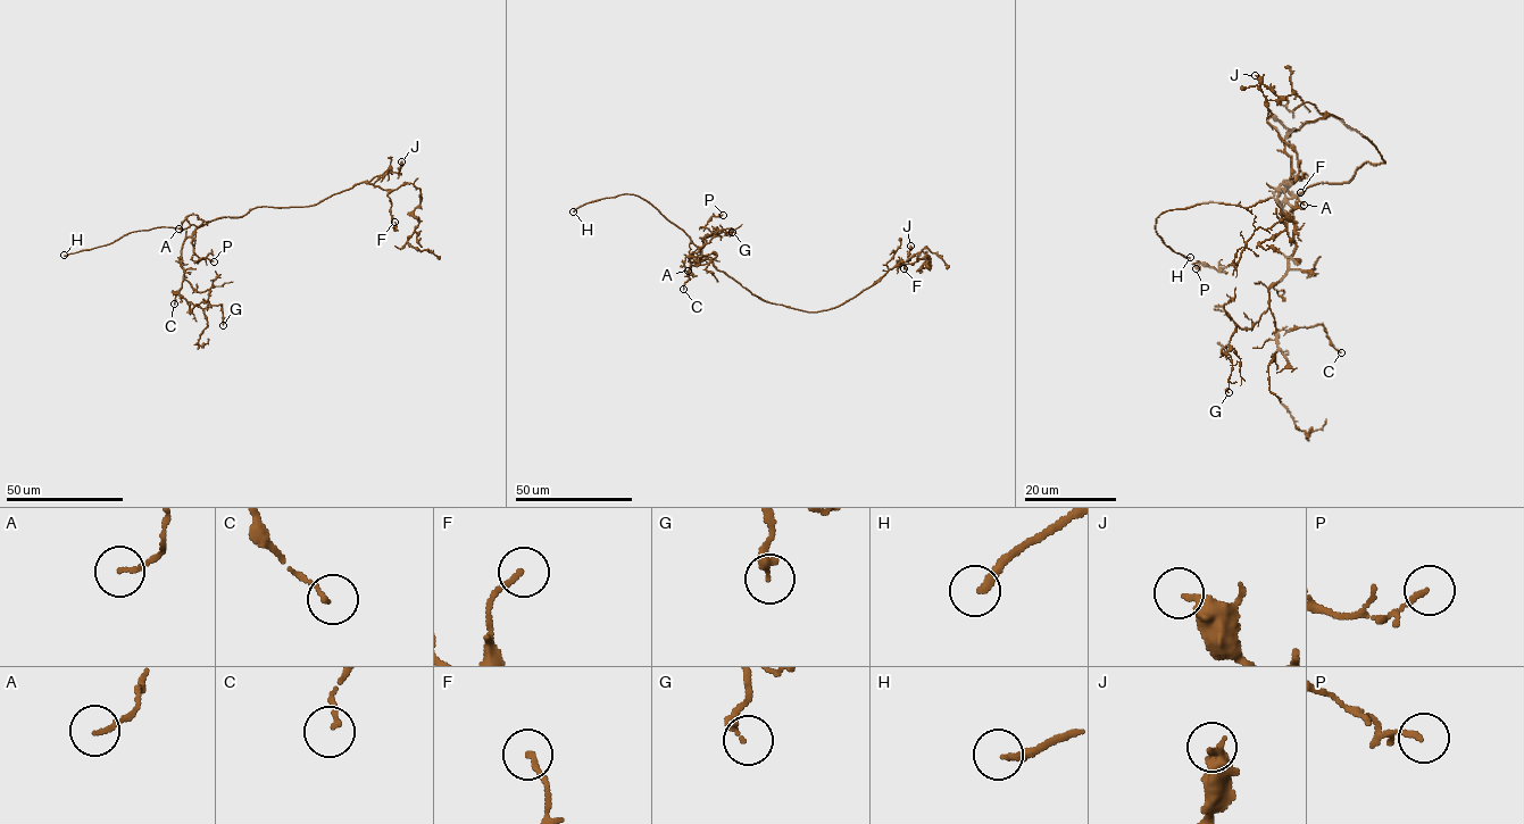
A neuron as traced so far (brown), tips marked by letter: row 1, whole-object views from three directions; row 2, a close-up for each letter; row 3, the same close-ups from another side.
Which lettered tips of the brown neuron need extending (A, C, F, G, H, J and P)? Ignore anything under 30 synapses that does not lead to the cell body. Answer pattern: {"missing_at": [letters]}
{"missing_at": ["G"]}

